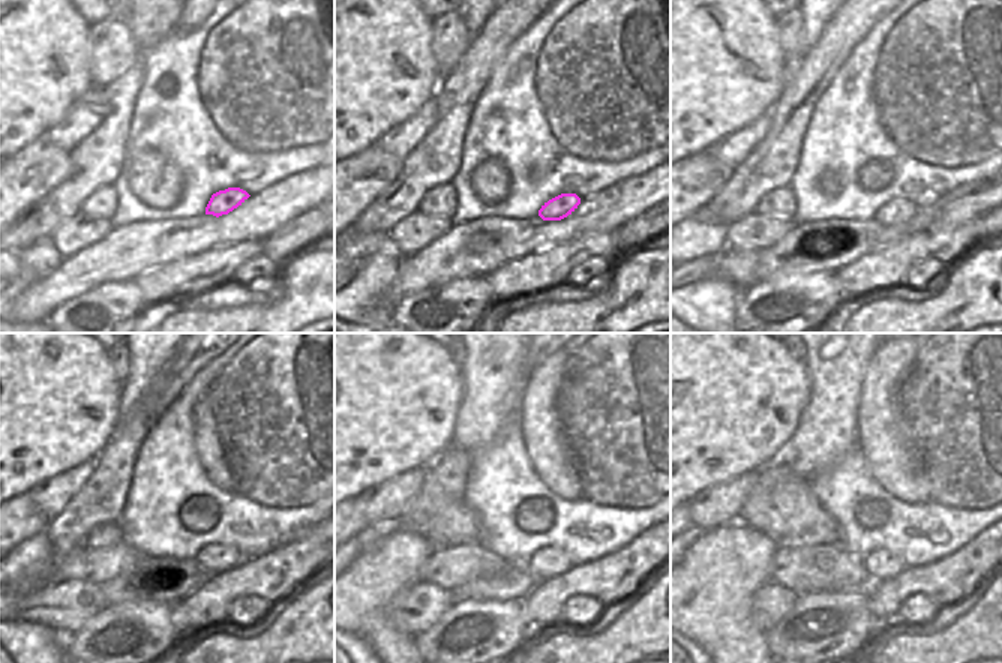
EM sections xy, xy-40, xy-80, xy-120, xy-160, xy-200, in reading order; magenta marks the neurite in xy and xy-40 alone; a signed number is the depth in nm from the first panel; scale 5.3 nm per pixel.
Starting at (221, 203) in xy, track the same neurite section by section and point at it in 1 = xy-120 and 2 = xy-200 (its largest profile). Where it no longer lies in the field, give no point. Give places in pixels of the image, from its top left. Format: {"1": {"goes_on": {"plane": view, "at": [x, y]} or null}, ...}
{"1": {"goes_on": {"plane": "xy-120", "at": [216, 558]}}, "2": {"goes_on": {"plane": "xy-200", "at": [881, 564]}}}

